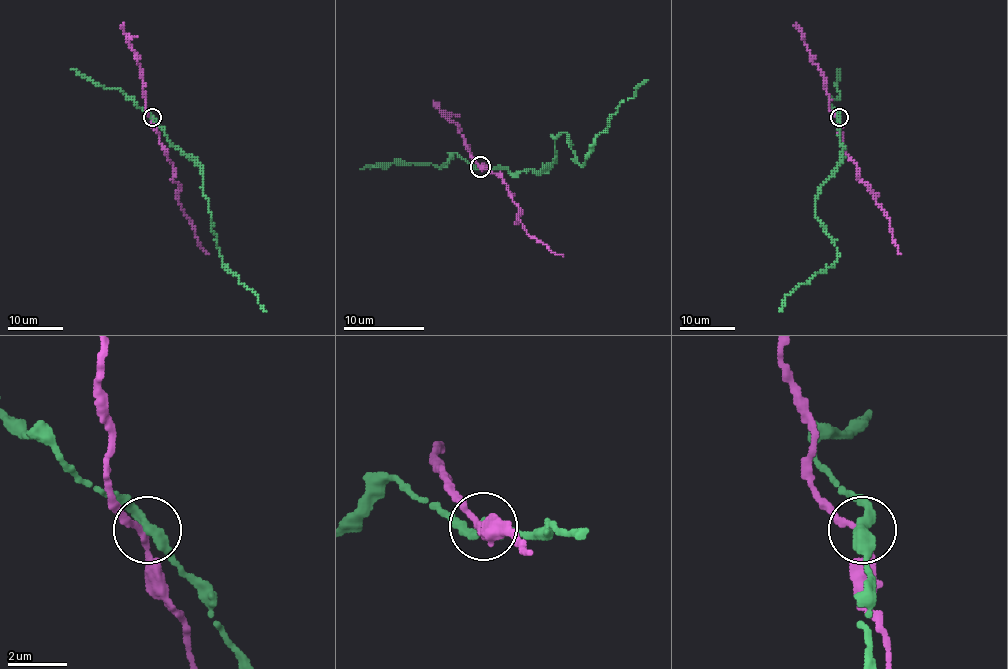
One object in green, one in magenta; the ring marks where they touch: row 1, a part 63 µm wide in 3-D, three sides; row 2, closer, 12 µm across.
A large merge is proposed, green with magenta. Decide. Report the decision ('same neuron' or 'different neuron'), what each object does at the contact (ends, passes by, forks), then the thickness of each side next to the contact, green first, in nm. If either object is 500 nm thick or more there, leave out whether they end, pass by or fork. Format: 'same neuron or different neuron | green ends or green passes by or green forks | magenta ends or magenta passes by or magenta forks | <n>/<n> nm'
different neuron | green passes by | magenta passes by | 400/220 nm

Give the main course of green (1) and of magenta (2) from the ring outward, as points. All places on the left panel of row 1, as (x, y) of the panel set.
1: (151, 117), (173, 146), (195, 158), (223, 264), (238, 276), (238, 282), (257, 294), (264, 312)
2: (151, 117), (151, 126), (173, 166), (173, 177), (179, 185), (177, 202), (191, 222), (201, 247), (208, 254)

